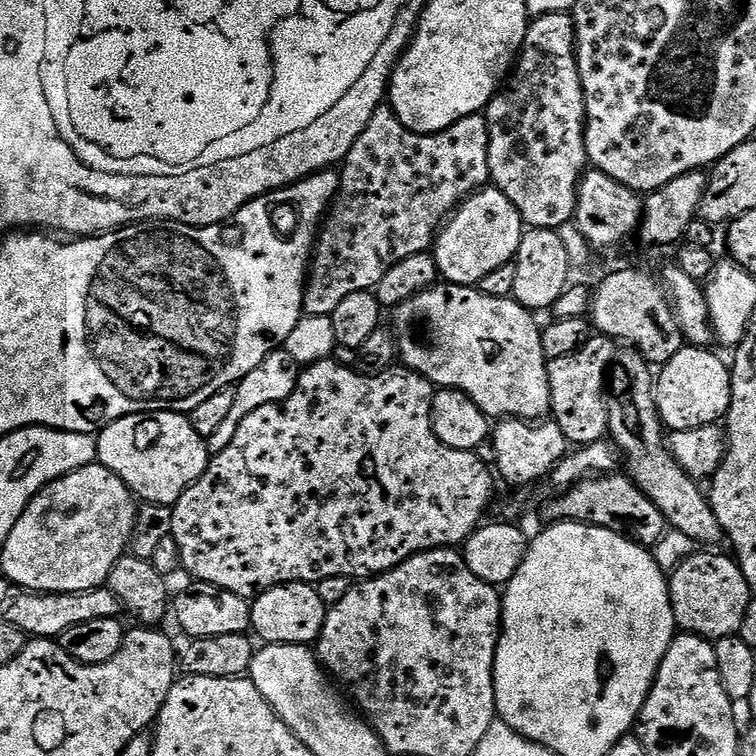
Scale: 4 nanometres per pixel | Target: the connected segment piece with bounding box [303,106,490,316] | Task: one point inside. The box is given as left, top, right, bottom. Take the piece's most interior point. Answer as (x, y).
(397, 188)

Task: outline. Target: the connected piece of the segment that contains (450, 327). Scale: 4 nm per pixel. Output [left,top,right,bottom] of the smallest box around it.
[390,282,552,422]

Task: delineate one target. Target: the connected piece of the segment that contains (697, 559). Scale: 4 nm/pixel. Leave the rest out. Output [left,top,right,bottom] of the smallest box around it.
[668,550,754,642]

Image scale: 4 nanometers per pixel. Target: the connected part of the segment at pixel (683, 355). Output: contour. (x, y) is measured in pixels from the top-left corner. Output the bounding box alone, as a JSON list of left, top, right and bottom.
[654,346,732,432]

